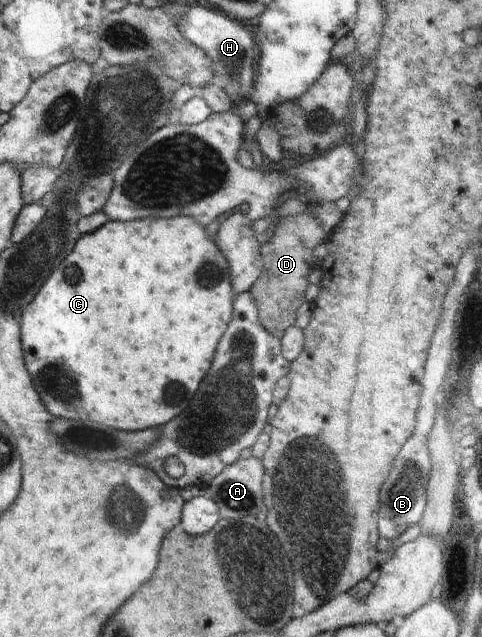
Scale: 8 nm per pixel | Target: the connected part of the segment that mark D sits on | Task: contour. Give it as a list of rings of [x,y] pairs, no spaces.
[[[305,212],[281,217],[280,222],[274,226],[274,236],[270,242],[261,246],[263,269],[248,291],[253,294],[259,306],[259,321],[276,338],[281,339],[285,330],[295,324],[297,308],[306,302],[308,275],[313,266],[317,265],[312,251],[327,238],[328,234],[322,228],[320,220]]]

